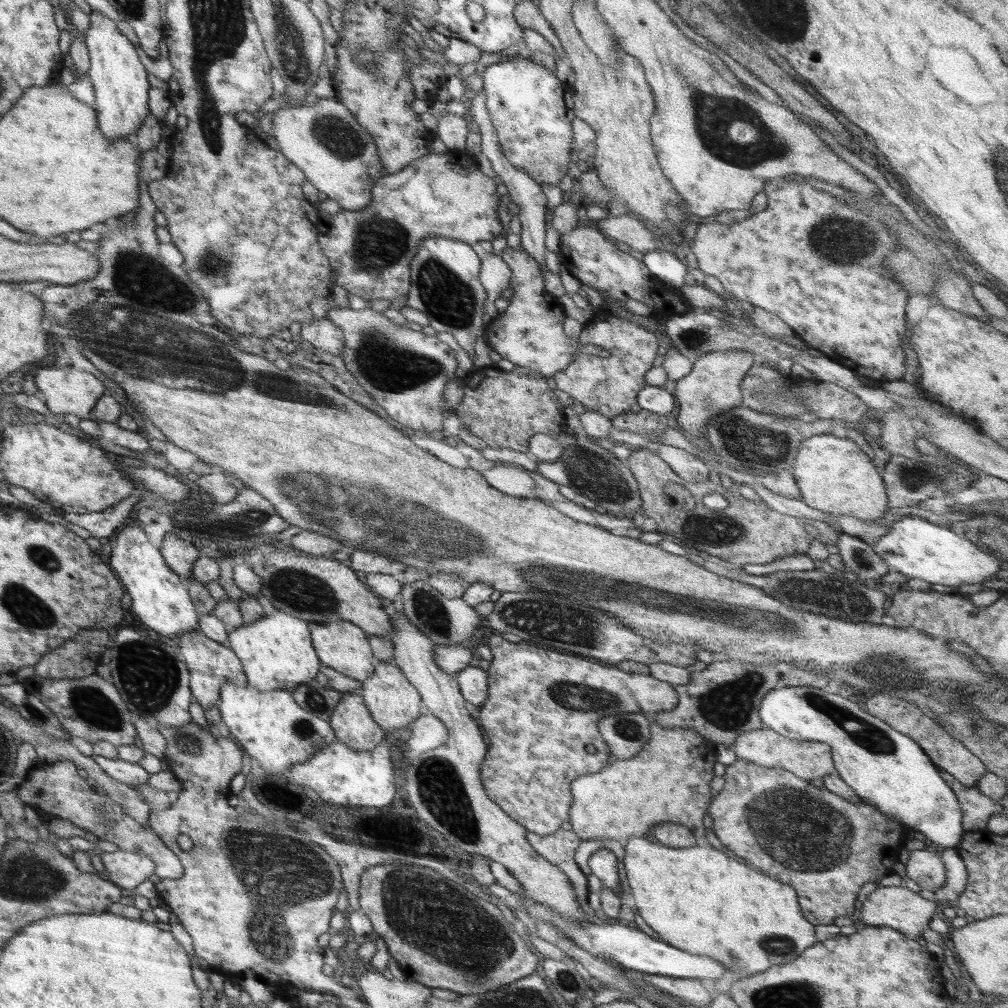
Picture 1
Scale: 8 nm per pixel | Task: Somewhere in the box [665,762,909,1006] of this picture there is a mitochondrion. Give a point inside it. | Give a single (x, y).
(827, 839)

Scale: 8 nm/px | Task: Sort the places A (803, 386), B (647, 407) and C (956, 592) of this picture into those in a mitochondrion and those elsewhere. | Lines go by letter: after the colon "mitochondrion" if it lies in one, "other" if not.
A: mitochondrion
B: other
C: other

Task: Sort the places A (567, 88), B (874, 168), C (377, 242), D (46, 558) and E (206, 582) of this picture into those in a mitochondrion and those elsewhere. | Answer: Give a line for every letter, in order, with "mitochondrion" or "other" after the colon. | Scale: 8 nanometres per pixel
A: other
B: other
C: mitochondrion
D: mitochondrion
E: other

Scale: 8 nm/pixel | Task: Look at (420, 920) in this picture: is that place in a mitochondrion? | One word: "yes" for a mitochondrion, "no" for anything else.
yes

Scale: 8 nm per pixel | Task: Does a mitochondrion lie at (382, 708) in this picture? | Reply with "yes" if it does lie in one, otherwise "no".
no

